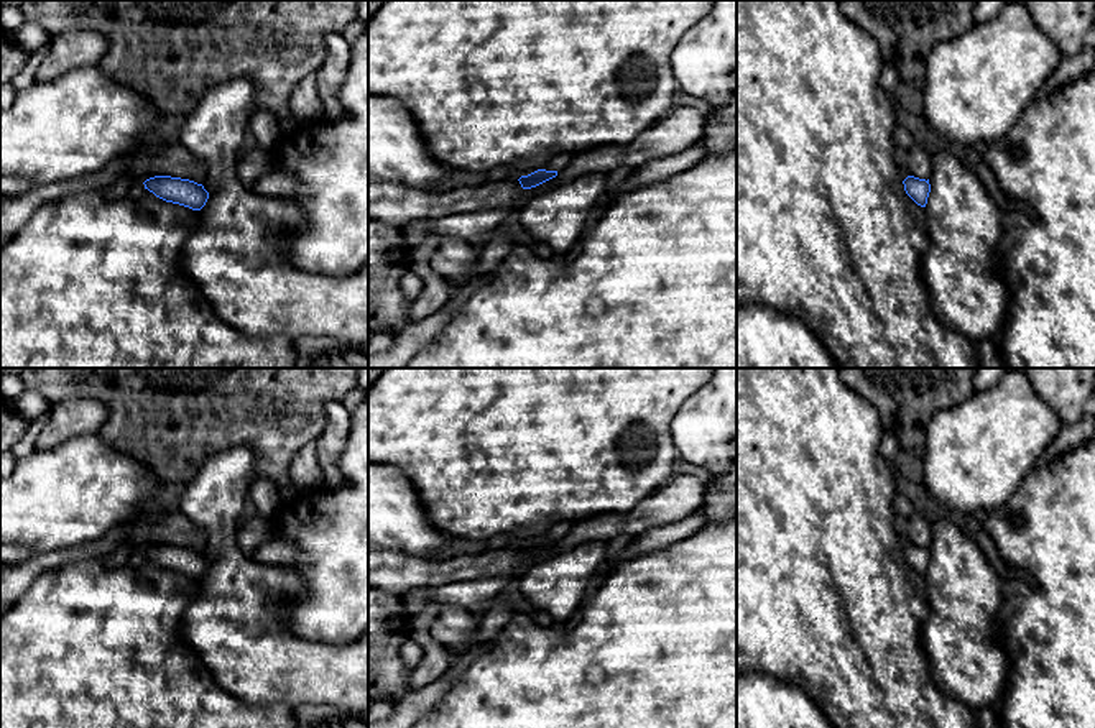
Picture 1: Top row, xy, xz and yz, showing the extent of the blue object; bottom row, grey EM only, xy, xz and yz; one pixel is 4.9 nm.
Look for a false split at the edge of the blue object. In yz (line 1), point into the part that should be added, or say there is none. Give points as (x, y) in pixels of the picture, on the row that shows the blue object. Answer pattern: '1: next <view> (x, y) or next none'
1: next none

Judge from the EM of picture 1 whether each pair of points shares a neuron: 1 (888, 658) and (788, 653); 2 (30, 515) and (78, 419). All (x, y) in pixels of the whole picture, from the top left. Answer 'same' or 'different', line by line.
1: same
2: different

